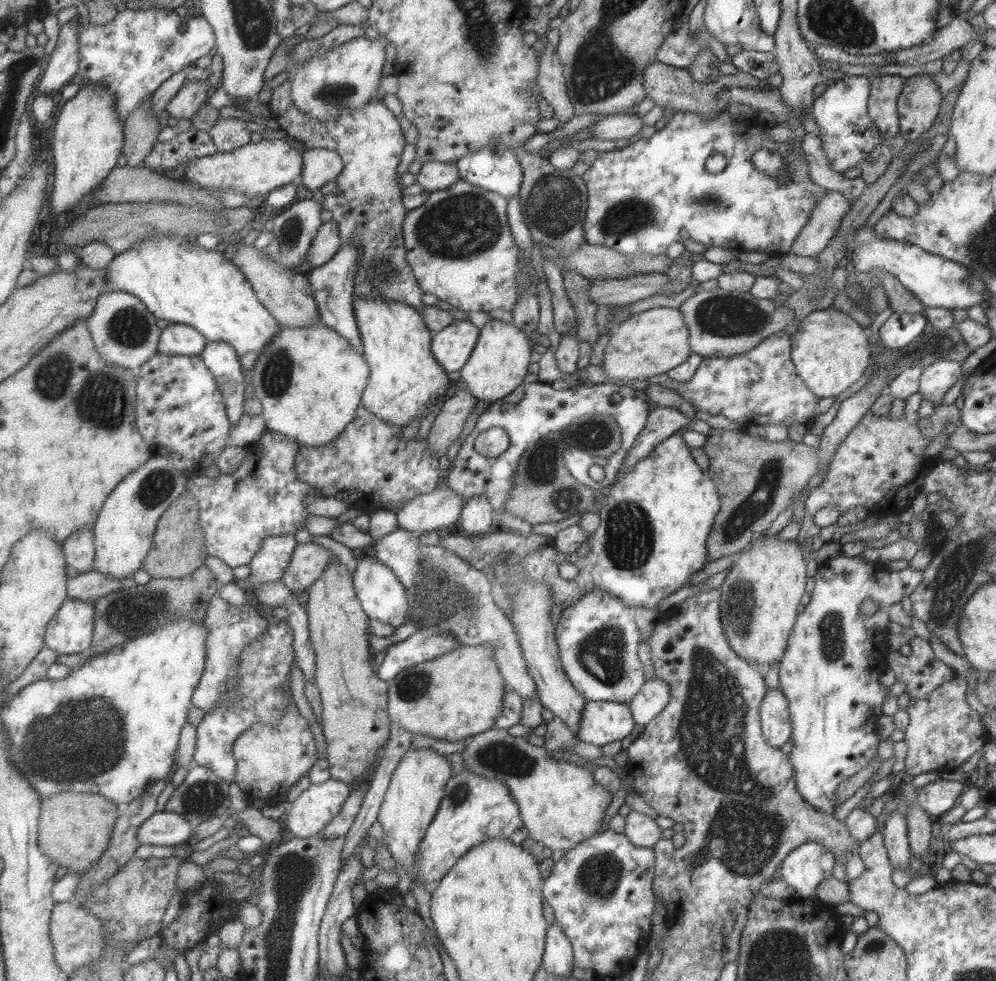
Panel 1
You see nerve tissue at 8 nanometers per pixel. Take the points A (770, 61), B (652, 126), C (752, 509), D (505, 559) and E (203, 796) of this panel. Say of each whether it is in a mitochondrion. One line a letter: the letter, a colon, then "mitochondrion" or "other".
A: other
B: other
C: mitochondrion
D: mitochondrion
E: mitochondrion

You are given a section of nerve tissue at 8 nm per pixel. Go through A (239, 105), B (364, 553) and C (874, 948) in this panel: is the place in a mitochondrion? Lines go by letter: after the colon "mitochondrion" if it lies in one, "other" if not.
A: other
B: other
C: mitochondrion

